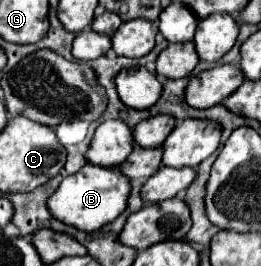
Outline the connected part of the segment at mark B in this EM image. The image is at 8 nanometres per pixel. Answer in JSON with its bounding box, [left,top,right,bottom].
[48,164,128,232]

